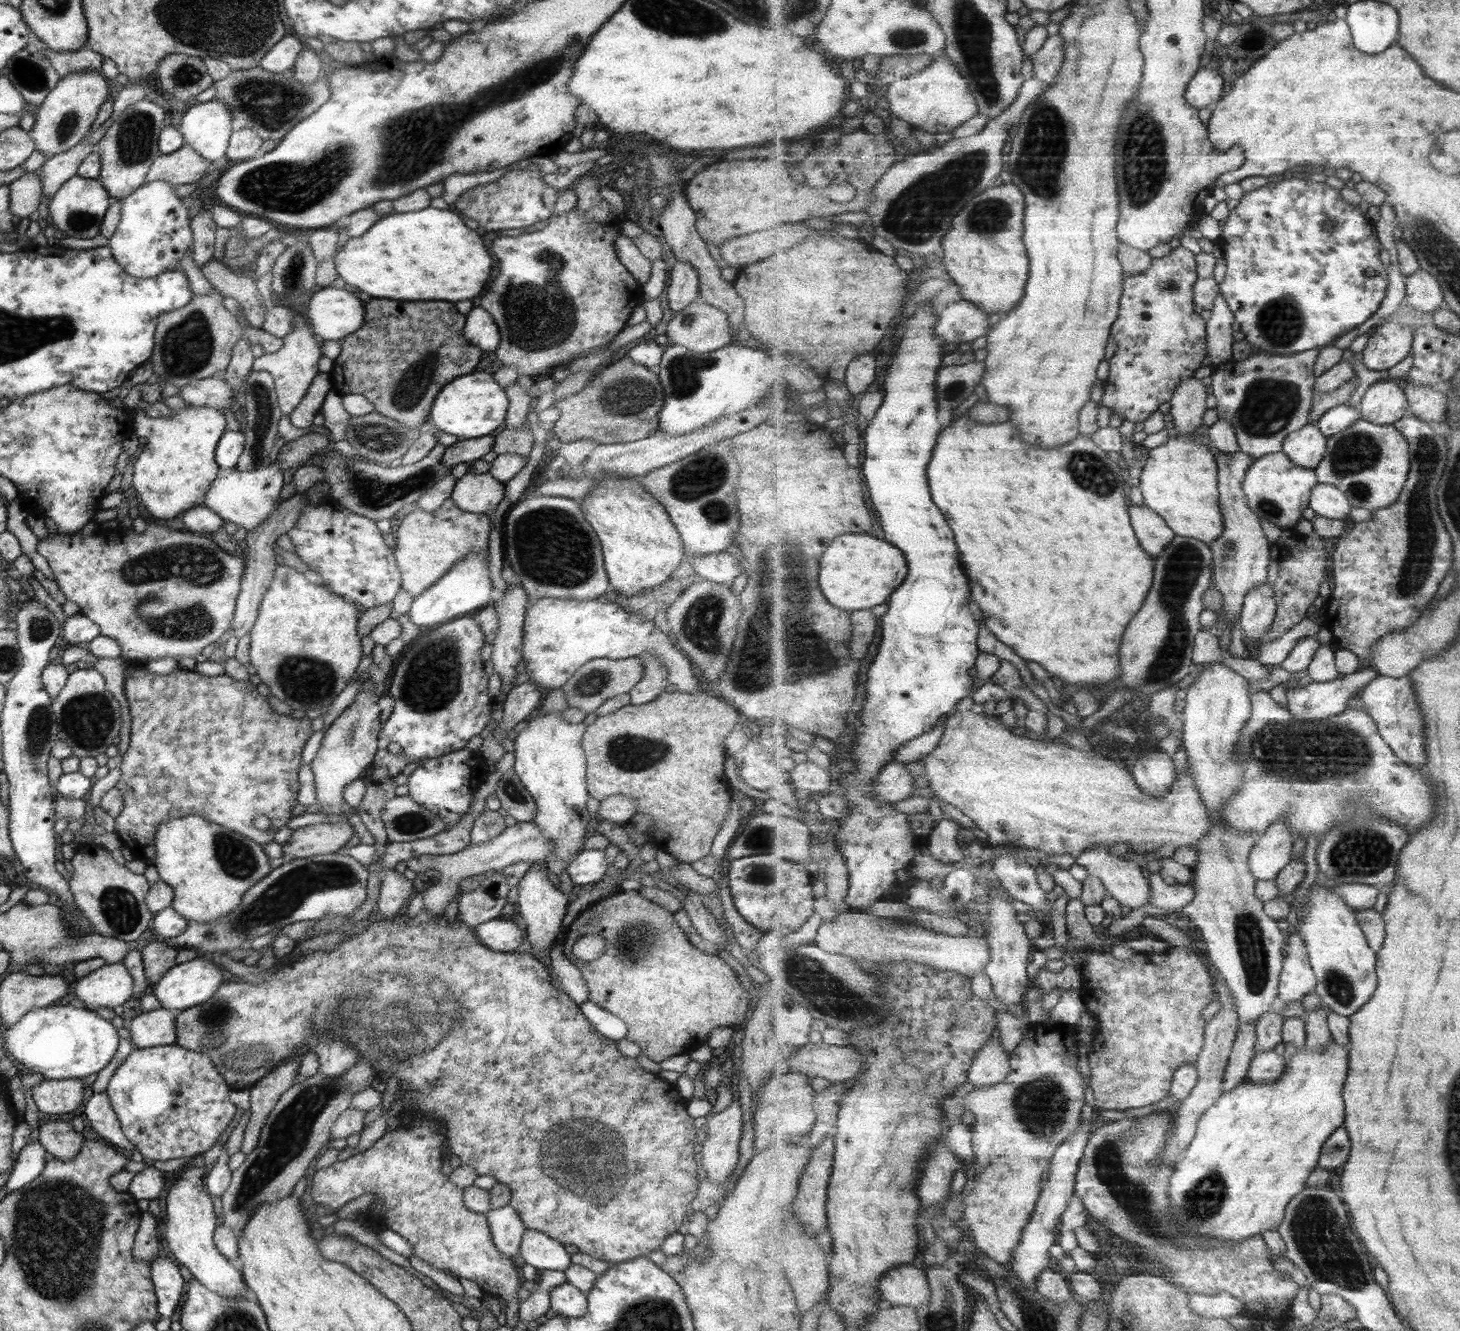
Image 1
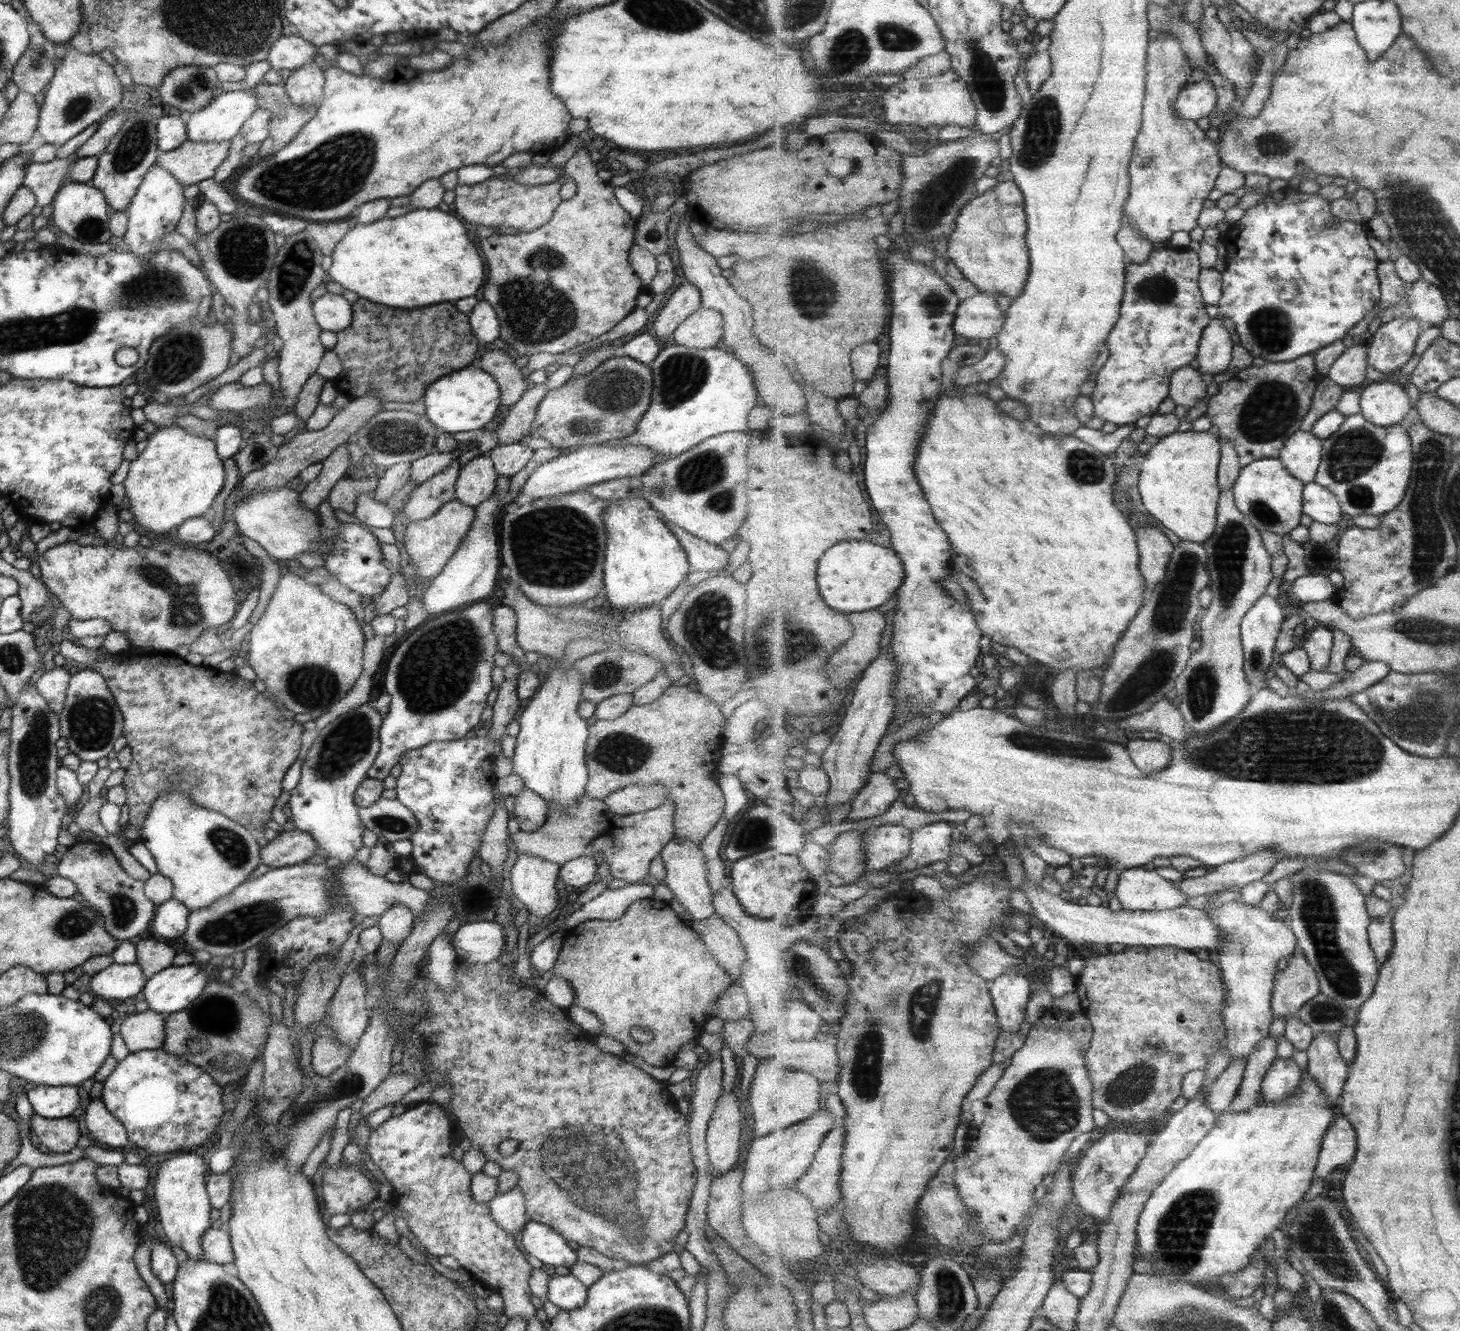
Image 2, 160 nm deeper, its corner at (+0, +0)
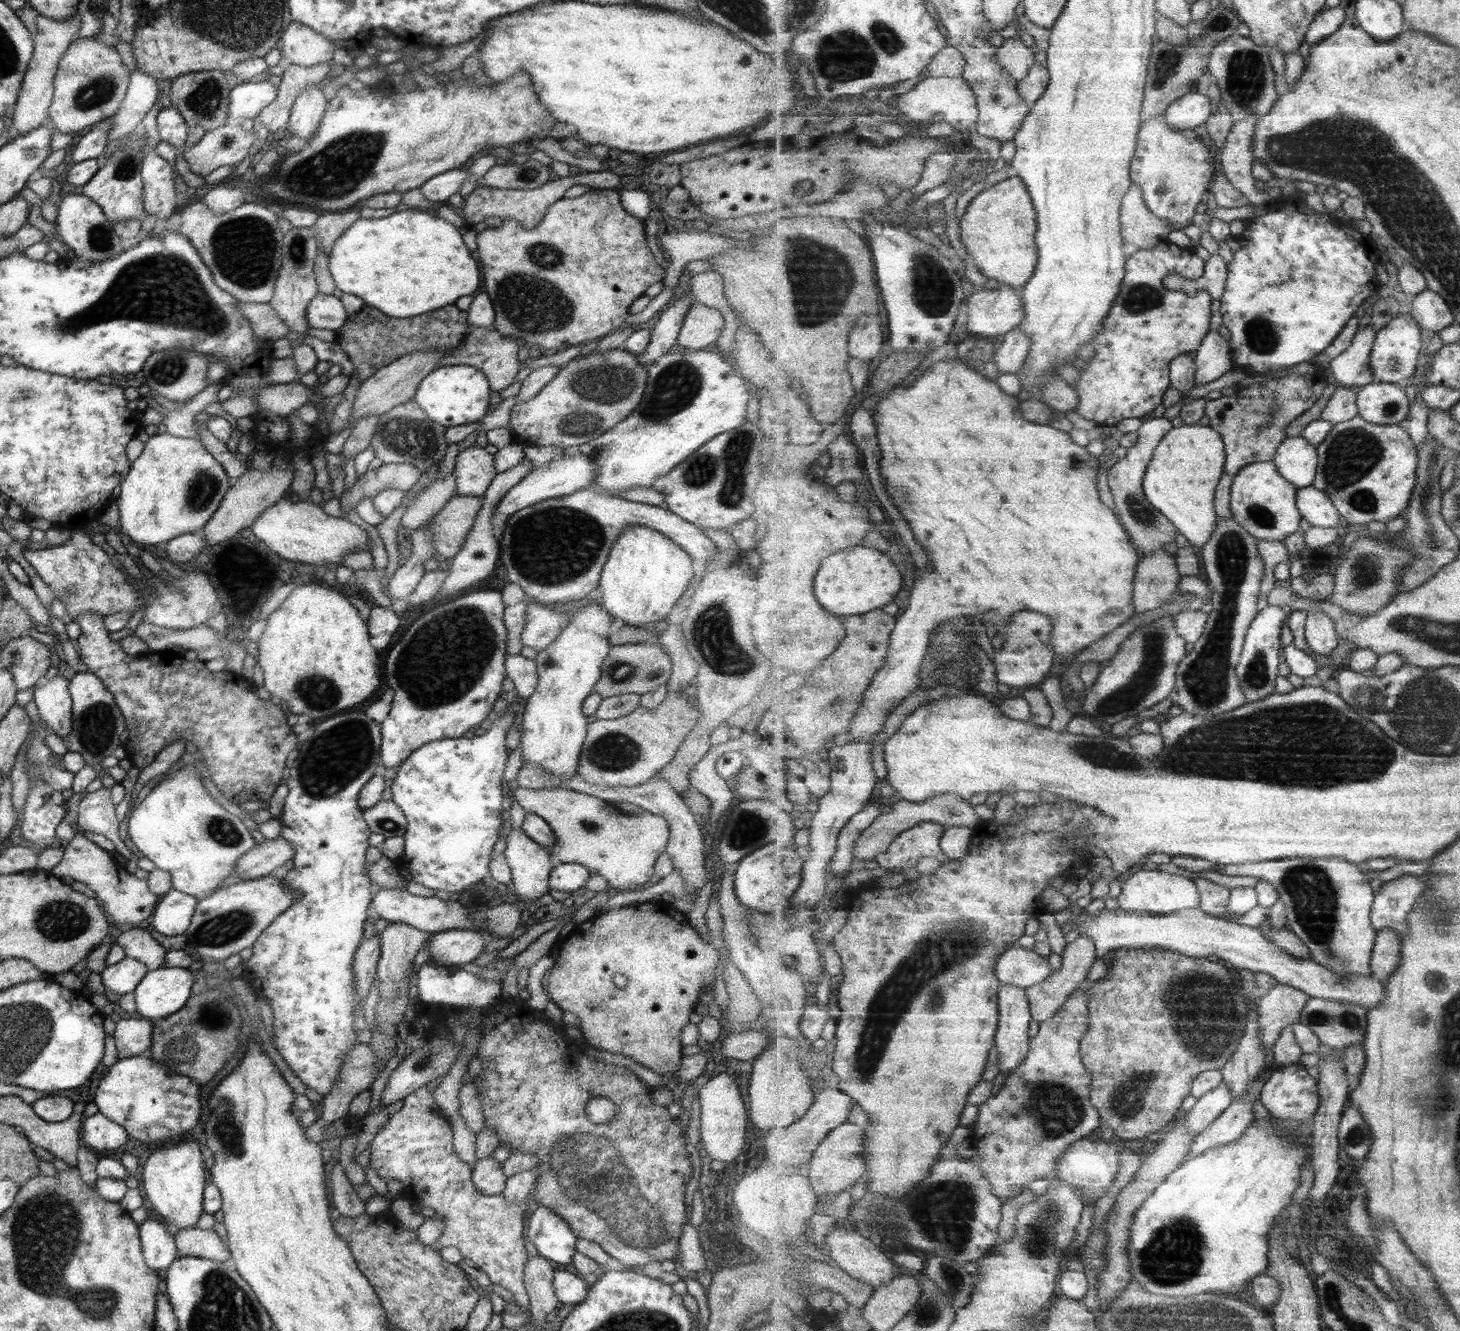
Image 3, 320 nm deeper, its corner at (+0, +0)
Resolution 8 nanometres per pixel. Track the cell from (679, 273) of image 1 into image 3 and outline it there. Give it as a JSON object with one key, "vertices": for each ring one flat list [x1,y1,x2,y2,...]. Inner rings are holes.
{"vertices":[[691,294,684,295,659,315,653,328,650,329,649,342,641,352,641,356,637,357,639,366,651,363,655,361,655,358,669,353,675,348,683,317,692,302]]}

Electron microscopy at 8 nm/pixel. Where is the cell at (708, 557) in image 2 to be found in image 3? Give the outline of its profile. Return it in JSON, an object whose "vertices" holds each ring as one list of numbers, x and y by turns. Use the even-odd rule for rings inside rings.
{"vertices":[[585,487,571,495,541,500,506,518,499,564,507,570,510,582,518,584,537,602,569,602,587,594,597,594,602,566,612,544,624,528,644,526,681,547,699,567,716,551,699,527,665,508,630,502]]}

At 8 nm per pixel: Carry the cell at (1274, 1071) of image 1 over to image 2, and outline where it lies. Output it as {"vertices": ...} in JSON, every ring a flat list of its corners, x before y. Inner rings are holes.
{"vertices":[[1277,1057,1263,1079,1262,1096,1279,1104,1293,1096,1303,1081,1303,1070,1293,1058]]}

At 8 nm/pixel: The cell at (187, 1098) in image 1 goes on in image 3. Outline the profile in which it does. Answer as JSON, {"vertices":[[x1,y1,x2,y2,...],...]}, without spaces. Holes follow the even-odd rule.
{"vertices":[[148,1053,131,1056,115,1061,97,1084,91,1101,97,1106,99,1114,107,1120,123,1127,123,1130,131,1138,130,1140,141,1140,141,1142,153,1142,163,1145,167,1140,175,1142,189,1137,191,1129,197,1124,201,1117,201,1103,199,1103,200,1085,188,1076,181,1076,173,1072,170,1067,161,1065,150,1059]]}

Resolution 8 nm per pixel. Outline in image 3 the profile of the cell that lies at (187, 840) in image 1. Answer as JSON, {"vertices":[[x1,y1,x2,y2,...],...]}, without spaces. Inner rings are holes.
{"vertices":[[193,763,179,767,166,779,158,782,143,799,137,801,126,826,127,836,133,846,155,865,155,869,168,873,172,888,198,898,219,888,223,880,233,872,235,860,239,860,239,856,256,844,239,817,227,812,207,793]]}

